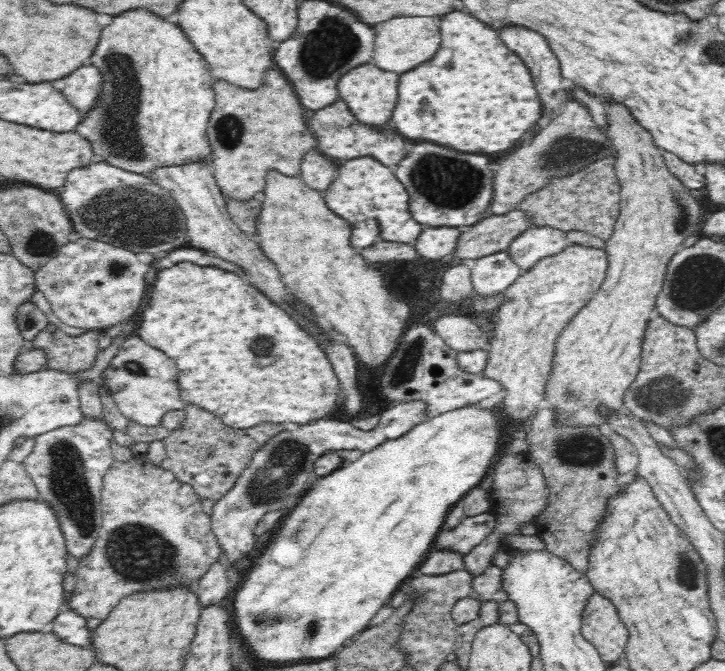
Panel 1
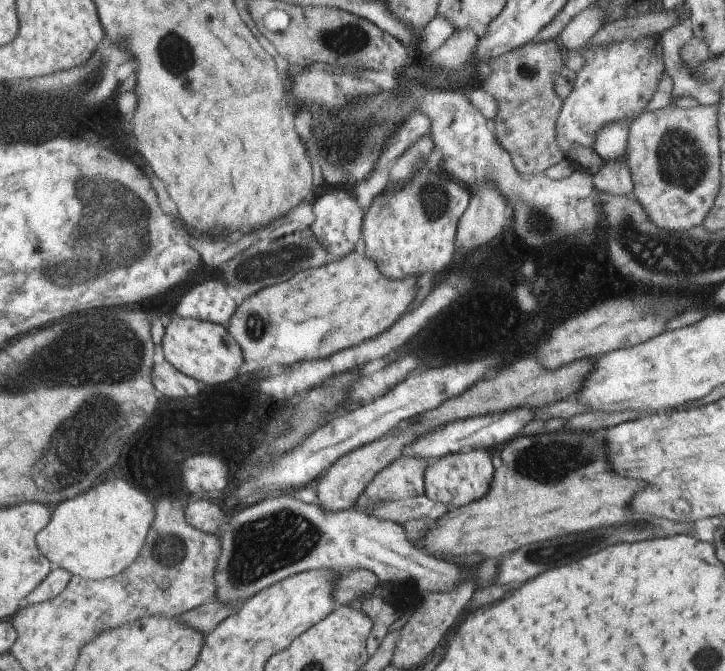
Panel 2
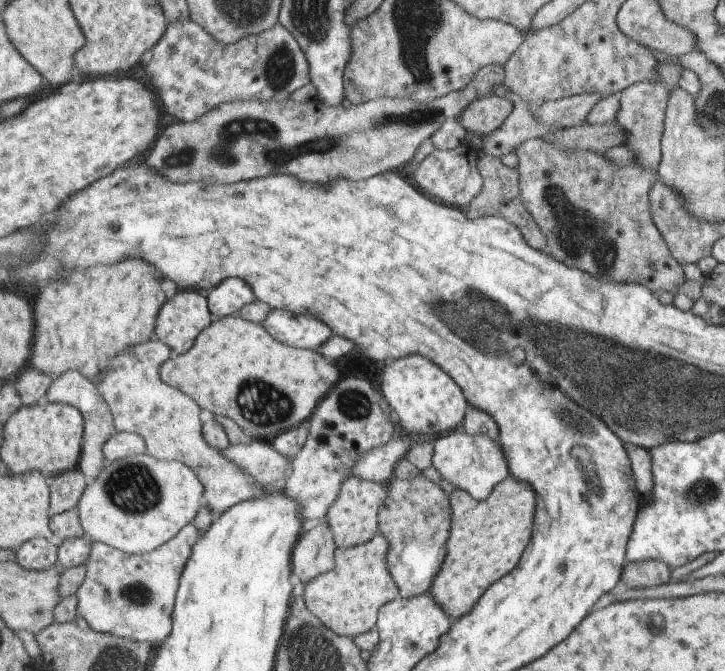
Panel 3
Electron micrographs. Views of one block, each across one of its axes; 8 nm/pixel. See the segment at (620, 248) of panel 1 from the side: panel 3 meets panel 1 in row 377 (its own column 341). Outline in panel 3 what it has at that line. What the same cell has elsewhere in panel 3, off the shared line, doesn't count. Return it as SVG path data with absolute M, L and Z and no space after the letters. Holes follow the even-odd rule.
M375 536L371 542L347 550L335 550L335 568L317 574L305 582L307 610L317 616L331 632L345 638L357 638L377 628L381 608L391 600L401 598L401 588L393 580L387 568L389 542L383 536Z

